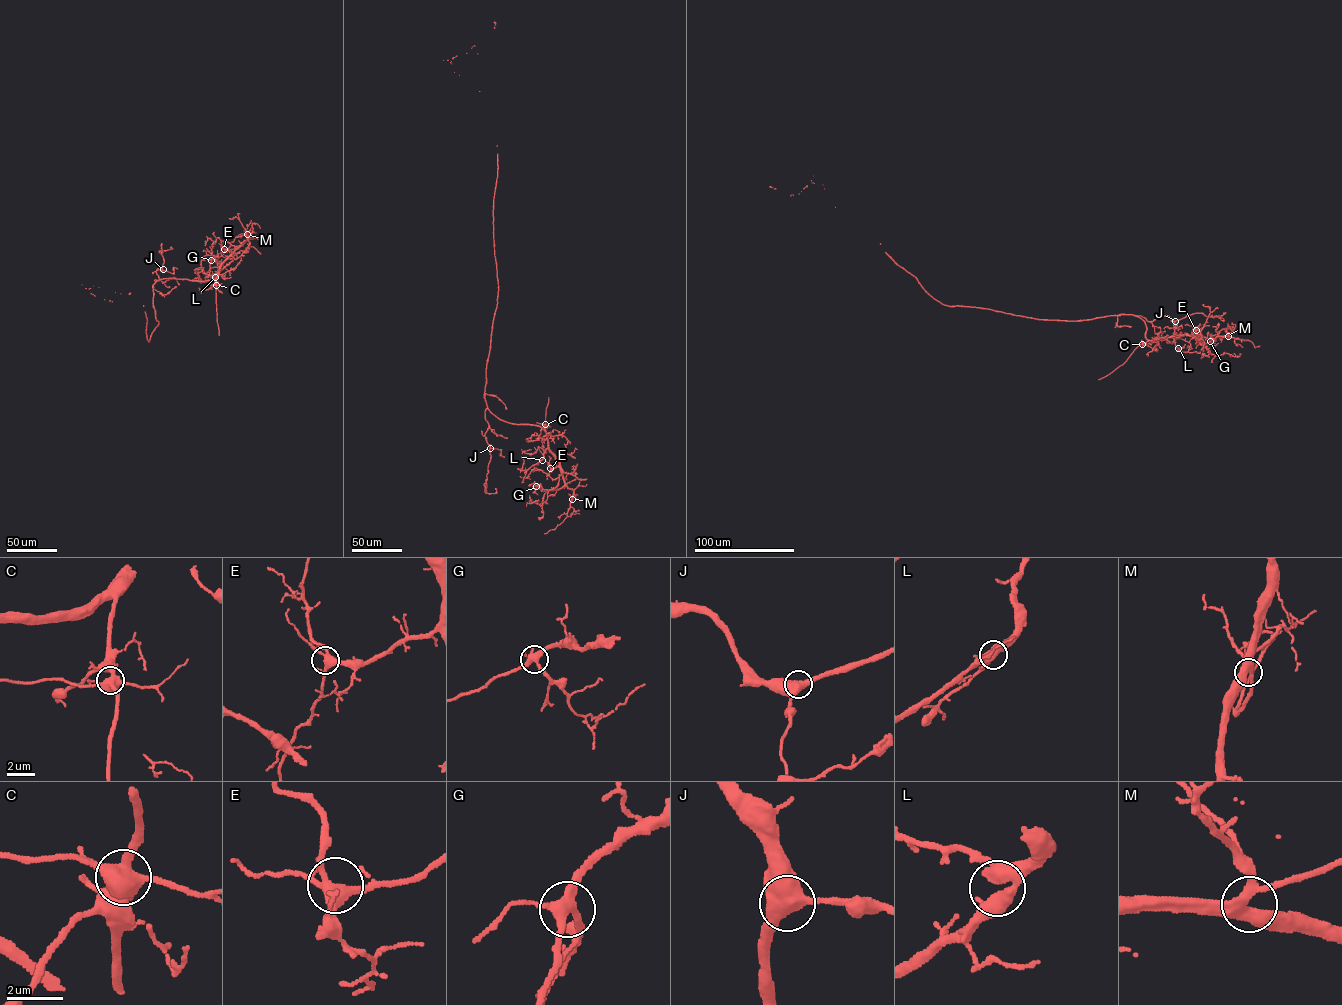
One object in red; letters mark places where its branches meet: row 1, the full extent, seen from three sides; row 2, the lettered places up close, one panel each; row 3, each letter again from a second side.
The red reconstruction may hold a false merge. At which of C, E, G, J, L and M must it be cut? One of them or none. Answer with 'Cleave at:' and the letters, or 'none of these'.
Cleave at: C

